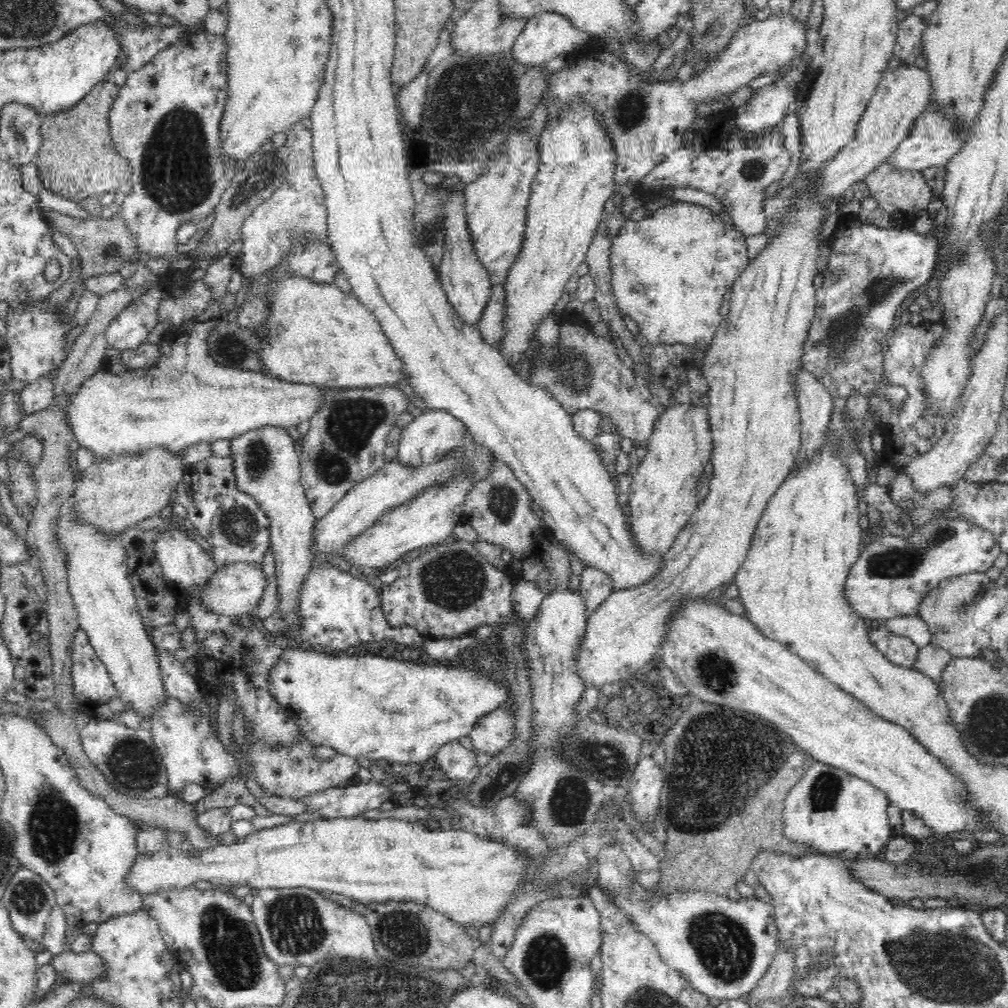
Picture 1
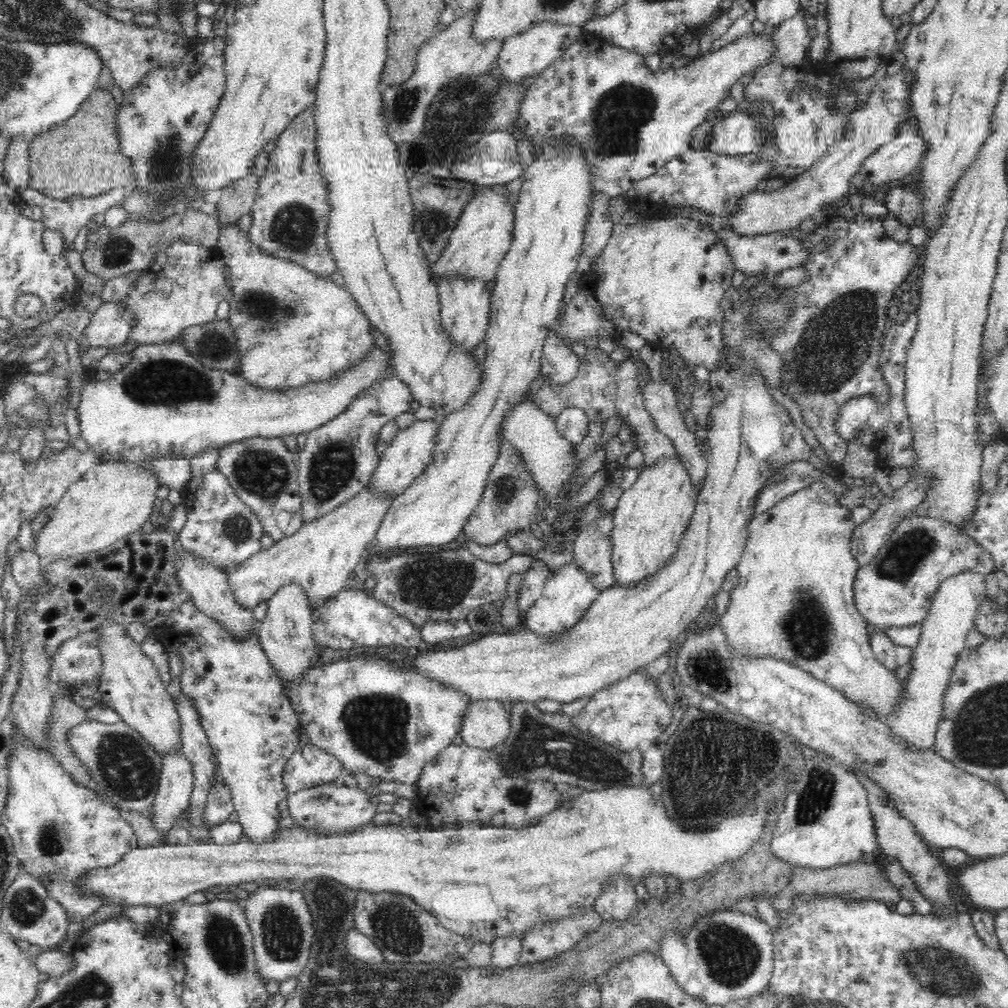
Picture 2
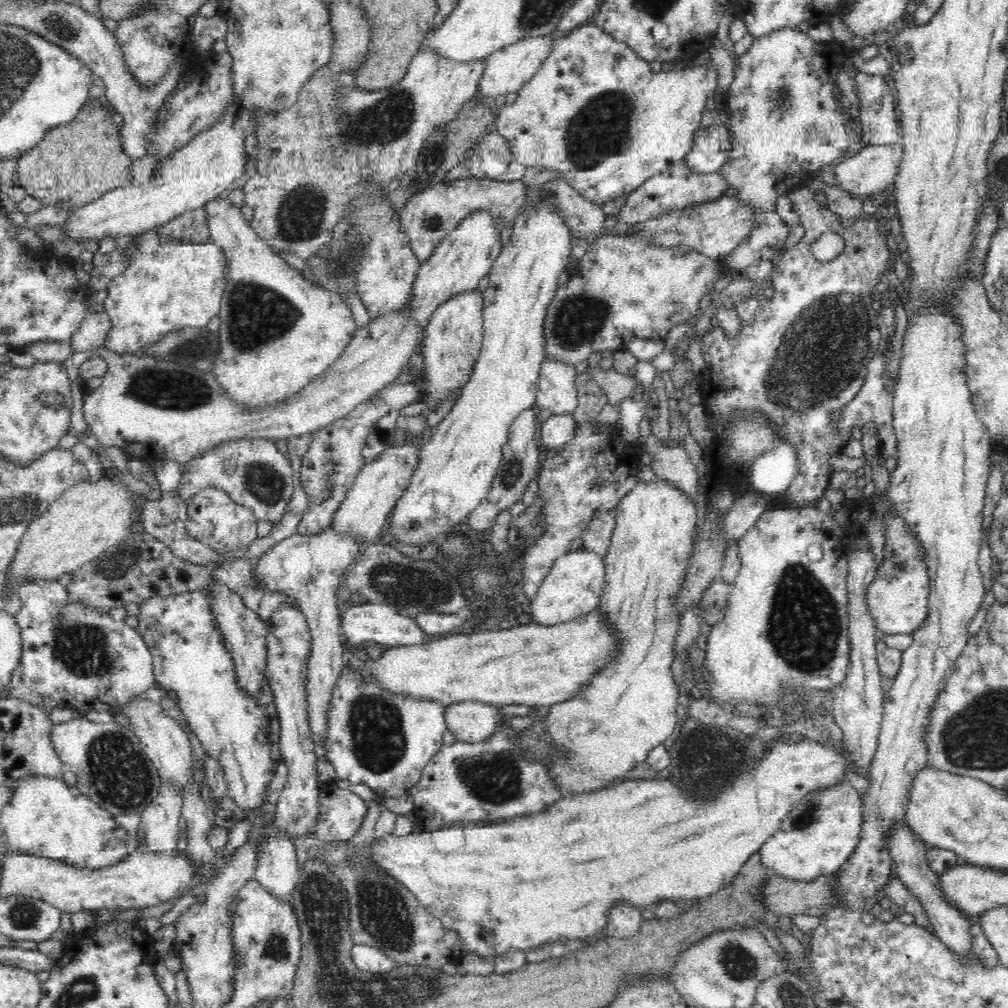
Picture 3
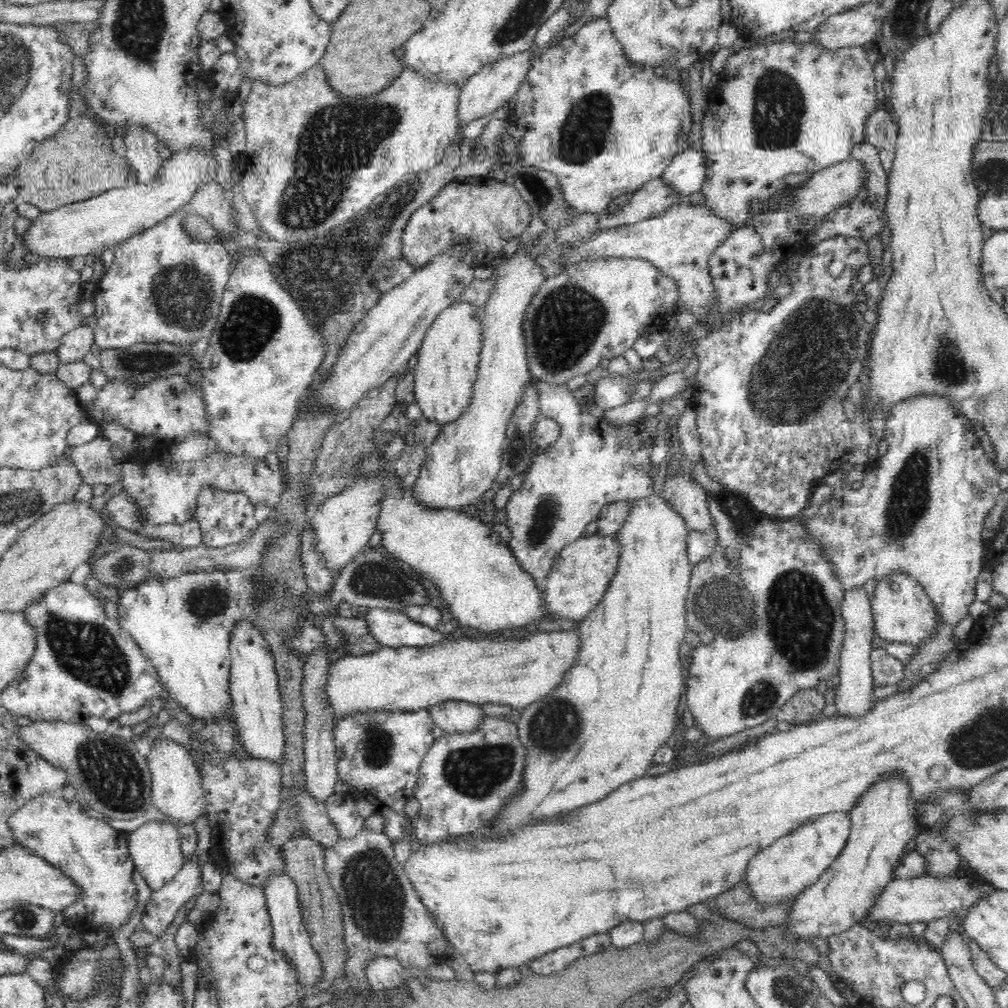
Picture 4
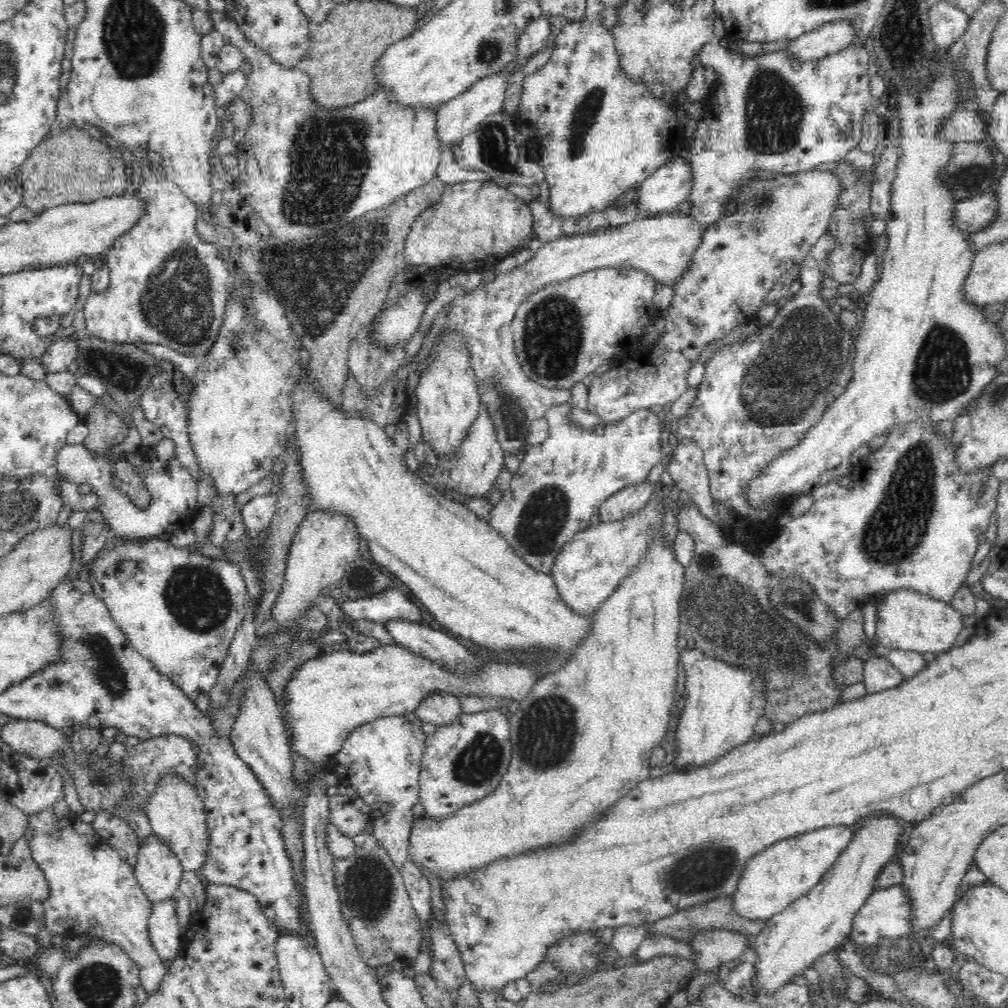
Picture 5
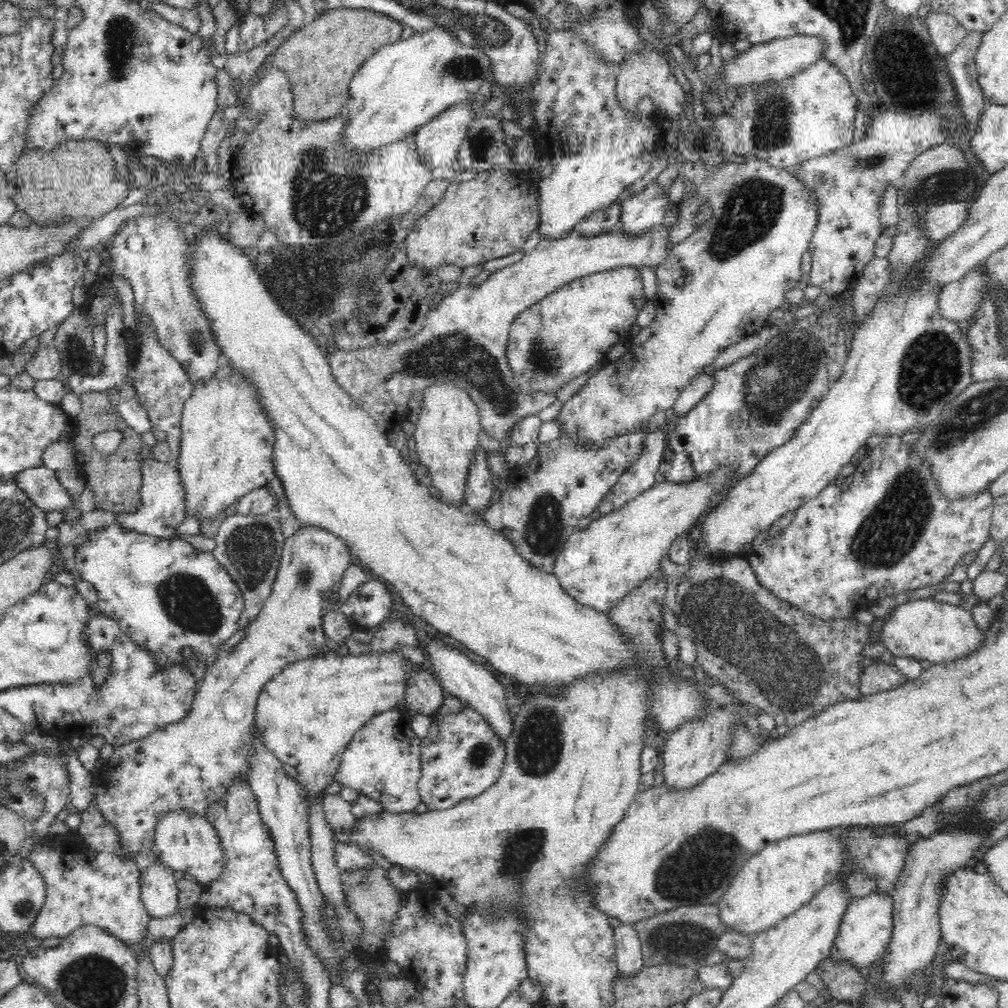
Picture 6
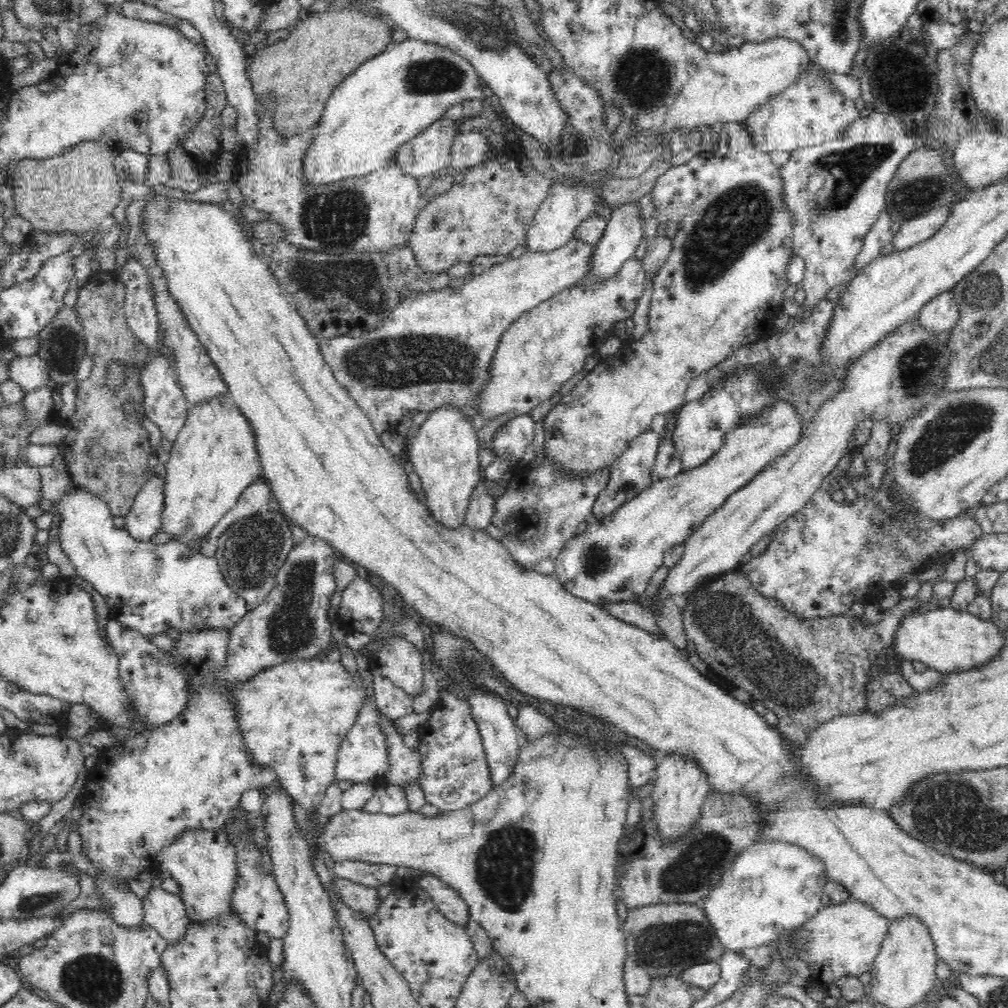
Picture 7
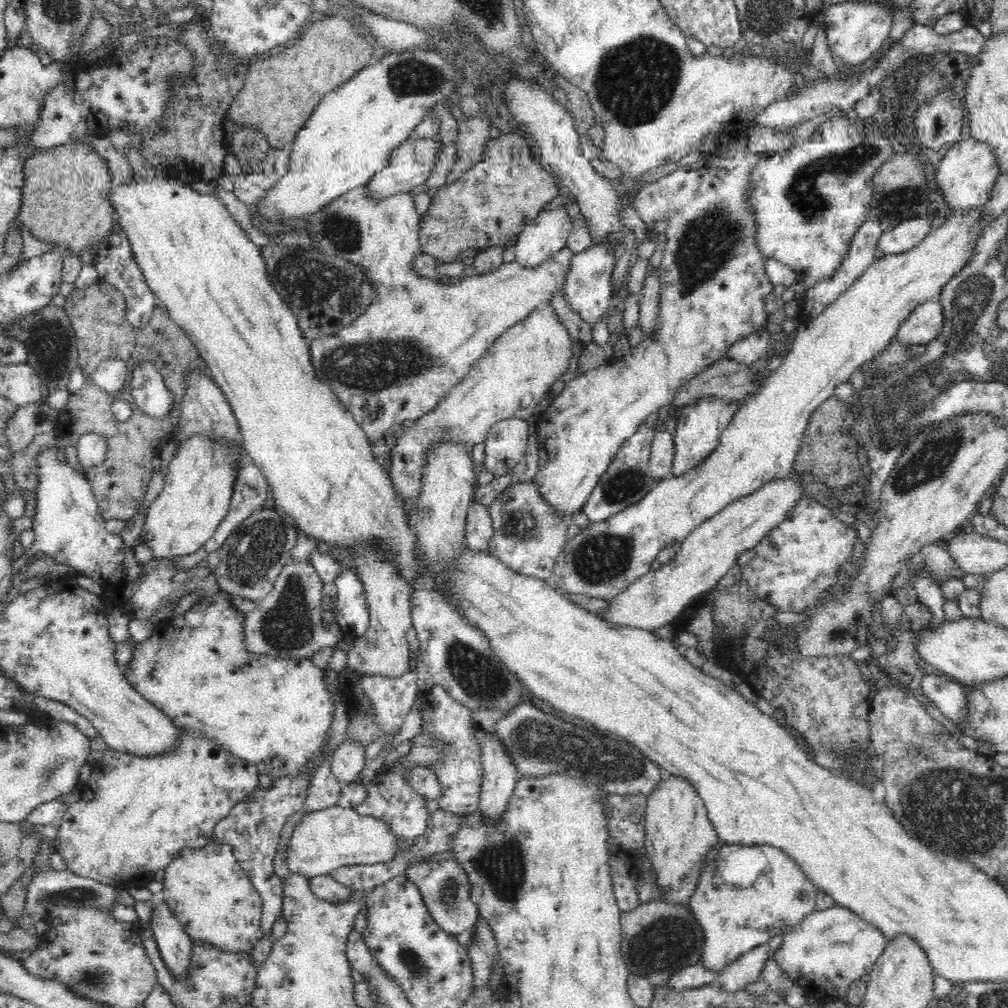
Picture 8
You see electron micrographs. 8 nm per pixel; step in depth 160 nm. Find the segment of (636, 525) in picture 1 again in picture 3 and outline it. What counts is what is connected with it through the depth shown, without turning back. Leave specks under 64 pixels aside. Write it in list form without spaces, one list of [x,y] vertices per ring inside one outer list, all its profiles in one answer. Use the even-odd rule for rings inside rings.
[[[656,477],[656,480],[652,482],[641,481],[634,485],[634,488],[625,494],[615,506],[615,529],[611,538],[611,545],[608,554],[604,556],[605,559],[605,586],[602,594],[599,608],[609,616],[610,622],[613,624],[614,629],[617,630],[619,639],[622,641],[622,658],[618,664],[608,666],[605,670],[602,670],[598,677],[590,682],[590,685],[586,686],[580,694],[574,698],[570,698],[567,702],[550,706],[546,718],[548,718],[548,733],[554,734],[554,742],[560,744],[560,746],[566,746],[566,750],[570,752],[570,758],[566,758],[566,752],[562,754],[562,758],[556,760],[556,764],[548,770],[550,777],[558,783],[562,788],[562,796],[571,796],[574,793],[592,792],[601,789],[602,787],[609,786],[609,782],[622,776],[625,772],[628,772],[636,762],[644,762],[648,752],[662,744],[674,732],[674,726],[676,726],[676,710],[678,706],[678,685],[674,682],[672,672],[670,670],[672,662],[674,660],[674,646],[675,638],[678,636],[678,628],[680,619],[678,619],[678,613],[671,606],[672,598],[674,598],[675,592],[678,590],[679,584],[682,582],[683,575],[686,574],[689,558],[692,550],[692,538],[694,538],[694,528],[696,528],[696,502],[690,497],[684,489],[674,485],[666,479]]]

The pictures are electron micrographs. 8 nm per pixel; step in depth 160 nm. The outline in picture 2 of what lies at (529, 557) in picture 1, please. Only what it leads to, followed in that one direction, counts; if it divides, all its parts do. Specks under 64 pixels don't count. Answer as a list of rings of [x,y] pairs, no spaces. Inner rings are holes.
[[[501,445],[497,459],[488,473],[480,502],[465,524],[463,534],[476,540],[480,545],[496,544],[504,536],[523,531],[536,522],[538,498],[538,487],[532,482],[518,453],[506,445]]]

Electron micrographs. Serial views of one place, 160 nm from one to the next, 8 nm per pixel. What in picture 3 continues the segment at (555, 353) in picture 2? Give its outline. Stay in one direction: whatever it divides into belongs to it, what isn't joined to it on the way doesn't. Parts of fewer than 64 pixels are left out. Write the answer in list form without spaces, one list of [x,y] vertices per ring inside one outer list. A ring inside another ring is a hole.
[[[545,357],[536,398],[537,410],[550,409],[552,414],[573,414],[577,407],[576,365]]]

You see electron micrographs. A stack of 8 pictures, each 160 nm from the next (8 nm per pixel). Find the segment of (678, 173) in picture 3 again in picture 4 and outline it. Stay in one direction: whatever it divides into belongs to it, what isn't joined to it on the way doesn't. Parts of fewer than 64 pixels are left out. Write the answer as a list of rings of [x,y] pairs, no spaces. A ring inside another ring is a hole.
[[[659,177],[641,186],[622,209],[598,213],[597,224],[601,230],[634,224],[657,217],[671,206],[688,202],[688,196],[678,193],[665,178]]]

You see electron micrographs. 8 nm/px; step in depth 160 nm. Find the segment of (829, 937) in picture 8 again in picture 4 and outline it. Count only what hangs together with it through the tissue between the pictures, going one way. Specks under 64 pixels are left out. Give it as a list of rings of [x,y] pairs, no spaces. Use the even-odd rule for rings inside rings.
[[[965,866],[958,868],[947,877],[928,875],[909,879],[894,878],[886,886],[876,904],[870,908],[864,921],[868,925],[878,925],[891,920],[909,925],[916,921],[926,922],[950,917],[952,914],[956,918],[964,918],[974,906],[978,905],[978,902],[982,901],[982,898],[988,898],[997,889],[992,883],[980,879],[975,871]]]

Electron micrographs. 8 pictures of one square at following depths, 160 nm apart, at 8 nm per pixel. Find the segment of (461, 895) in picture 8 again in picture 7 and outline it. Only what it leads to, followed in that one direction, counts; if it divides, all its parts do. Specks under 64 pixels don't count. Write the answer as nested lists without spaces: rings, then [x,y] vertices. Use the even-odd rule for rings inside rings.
[[[429,875],[421,878],[420,883],[424,892],[432,898],[442,914],[445,914],[450,920],[465,926],[469,919],[466,903],[462,902],[448,885]]]

